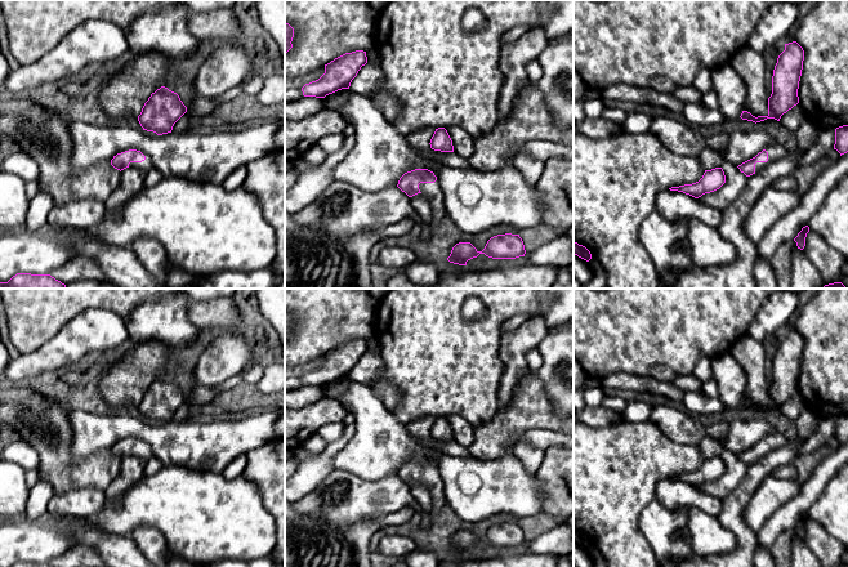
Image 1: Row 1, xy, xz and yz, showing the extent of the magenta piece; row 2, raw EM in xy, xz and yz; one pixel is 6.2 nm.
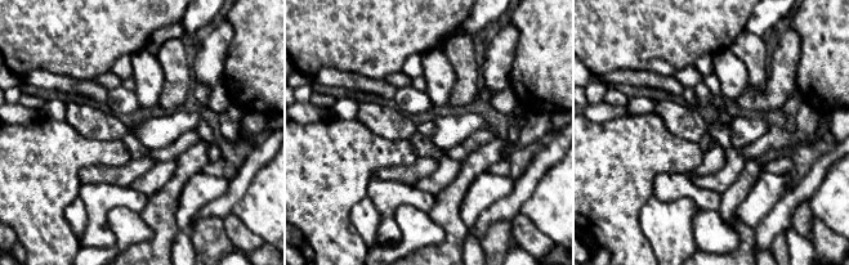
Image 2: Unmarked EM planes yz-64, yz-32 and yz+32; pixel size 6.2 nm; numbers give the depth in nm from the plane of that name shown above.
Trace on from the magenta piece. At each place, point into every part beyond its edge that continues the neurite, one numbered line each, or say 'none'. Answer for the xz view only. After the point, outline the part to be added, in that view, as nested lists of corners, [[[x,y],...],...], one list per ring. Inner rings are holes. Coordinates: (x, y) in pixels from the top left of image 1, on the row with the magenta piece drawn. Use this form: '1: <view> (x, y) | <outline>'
1: xz (432, 191) | [[[438,180],[434,183],[420,183],[420,192],[429,198],[432,207],[432,222],[430,224],[437,226],[446,218],[445,197]]]

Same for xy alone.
1: xy (146, 165) | [[[142,152],[143,153],[143,152]],[[143,153],[146,156],[146,160],[142,162],[130,162],[129,168],[137,168],[142,170],[143,173],[149,171],[153,168],[152,160],[148,155]]]

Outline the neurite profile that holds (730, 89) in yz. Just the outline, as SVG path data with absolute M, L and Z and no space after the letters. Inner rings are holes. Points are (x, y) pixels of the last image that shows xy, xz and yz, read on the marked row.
M724 64L711 71L711 84L718 98L718 111L726 120L738 119L746 102L746 85L732 64Z

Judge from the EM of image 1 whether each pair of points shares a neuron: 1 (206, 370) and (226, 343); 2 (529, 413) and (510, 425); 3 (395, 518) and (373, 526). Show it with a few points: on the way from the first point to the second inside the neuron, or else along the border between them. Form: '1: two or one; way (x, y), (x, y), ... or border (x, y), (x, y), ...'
1: one; way (213, 364), (226, 349)
2: one; way (525, 413), (514, 422)
3: one; way (389, 521), (378, 525)

